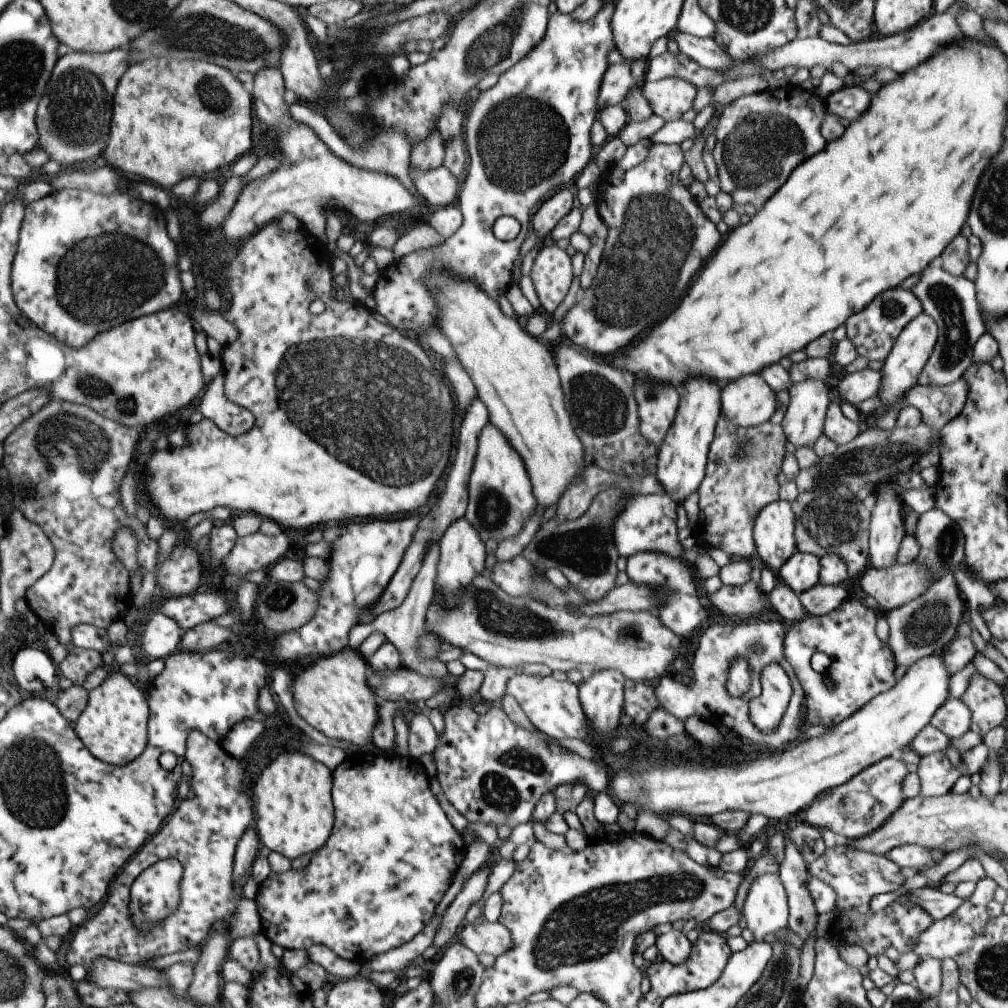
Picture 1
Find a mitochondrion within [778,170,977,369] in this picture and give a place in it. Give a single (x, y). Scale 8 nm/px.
(891, 308)

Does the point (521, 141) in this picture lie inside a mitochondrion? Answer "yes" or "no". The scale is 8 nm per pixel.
yes

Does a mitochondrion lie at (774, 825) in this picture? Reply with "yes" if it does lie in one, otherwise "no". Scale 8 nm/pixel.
no

